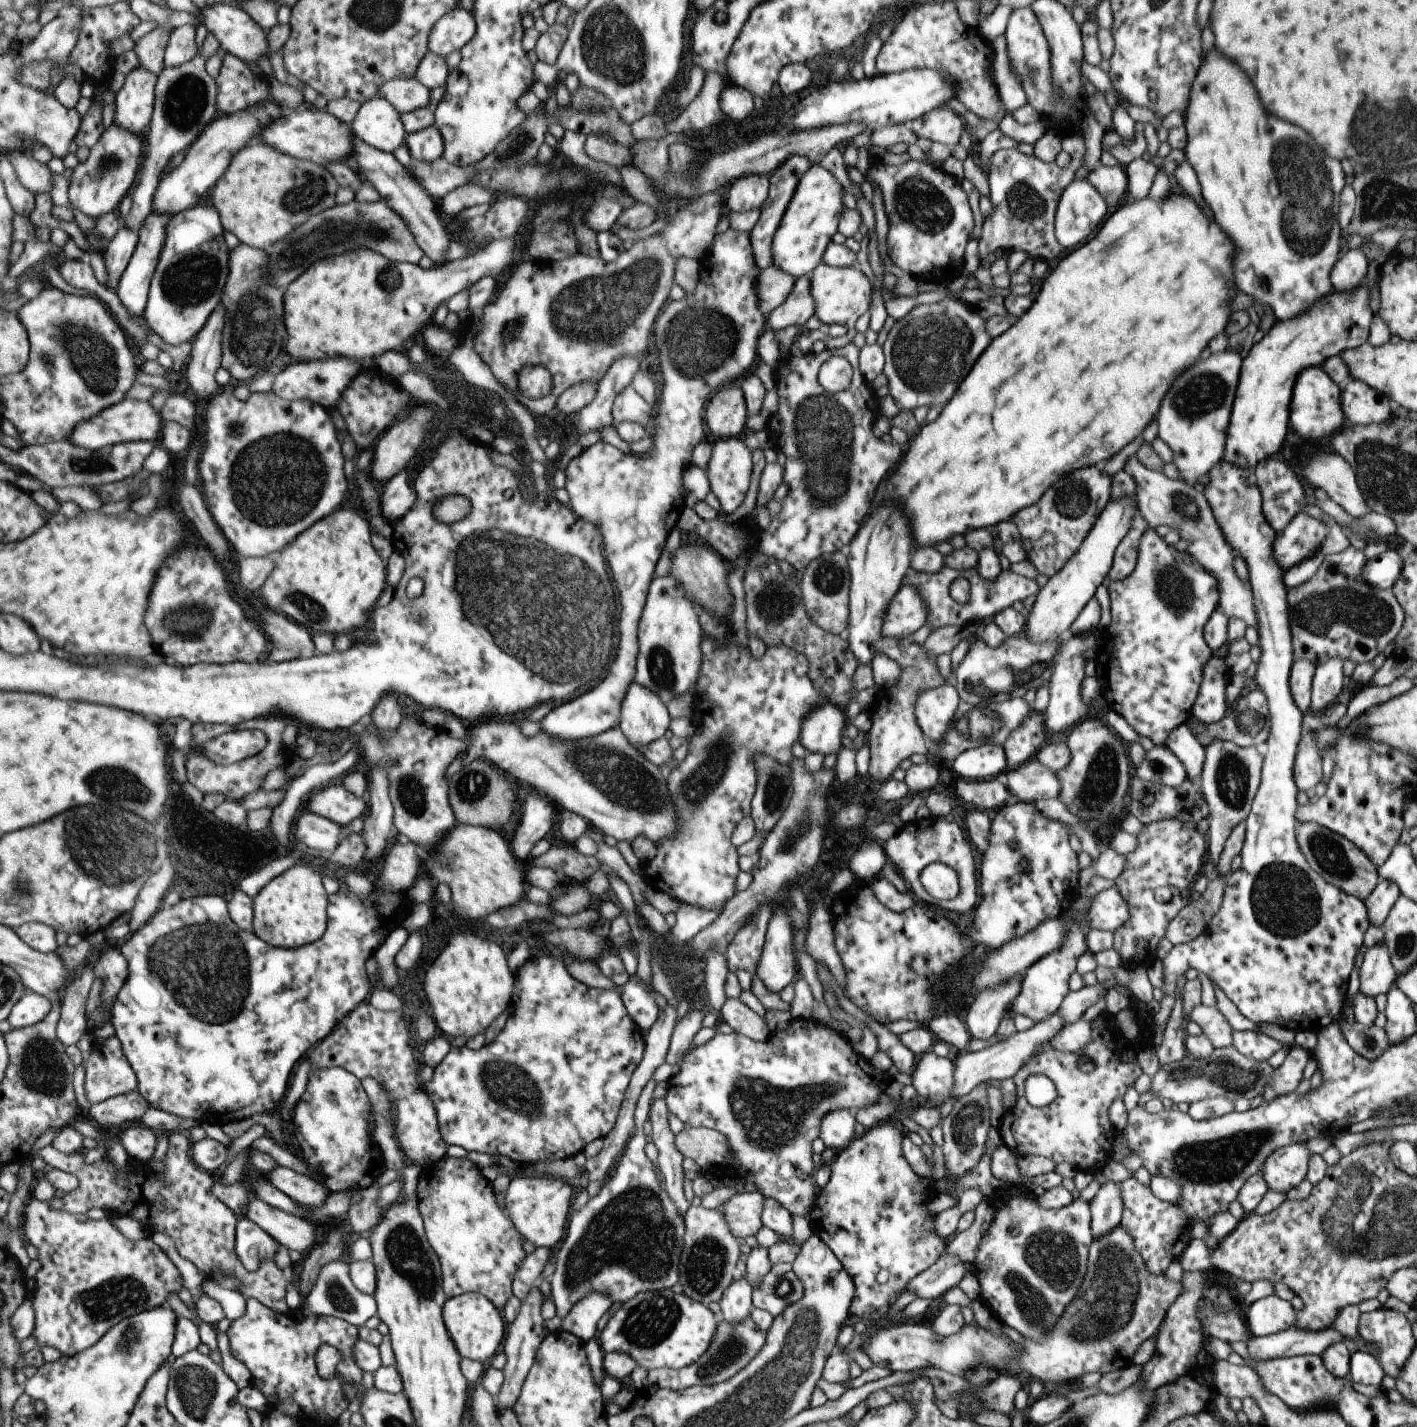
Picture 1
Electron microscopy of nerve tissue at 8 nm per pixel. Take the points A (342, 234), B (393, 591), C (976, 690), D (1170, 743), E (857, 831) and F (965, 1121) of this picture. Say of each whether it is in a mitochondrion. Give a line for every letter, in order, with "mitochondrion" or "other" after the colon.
A: mitochondrion
B: other
C: mitochondrion
D: other
E: other
F: mitochondrion

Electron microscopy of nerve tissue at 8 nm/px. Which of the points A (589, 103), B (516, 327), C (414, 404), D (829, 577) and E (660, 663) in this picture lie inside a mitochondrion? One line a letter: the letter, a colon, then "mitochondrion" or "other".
A: mitochondrion
B: mitochondrion
C: other
D: mitochondrion
E: mitochondrion

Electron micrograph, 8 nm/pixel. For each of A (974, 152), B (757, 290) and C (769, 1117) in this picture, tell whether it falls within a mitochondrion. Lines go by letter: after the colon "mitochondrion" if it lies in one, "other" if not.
A: other
B: other
C: mitochondrion

